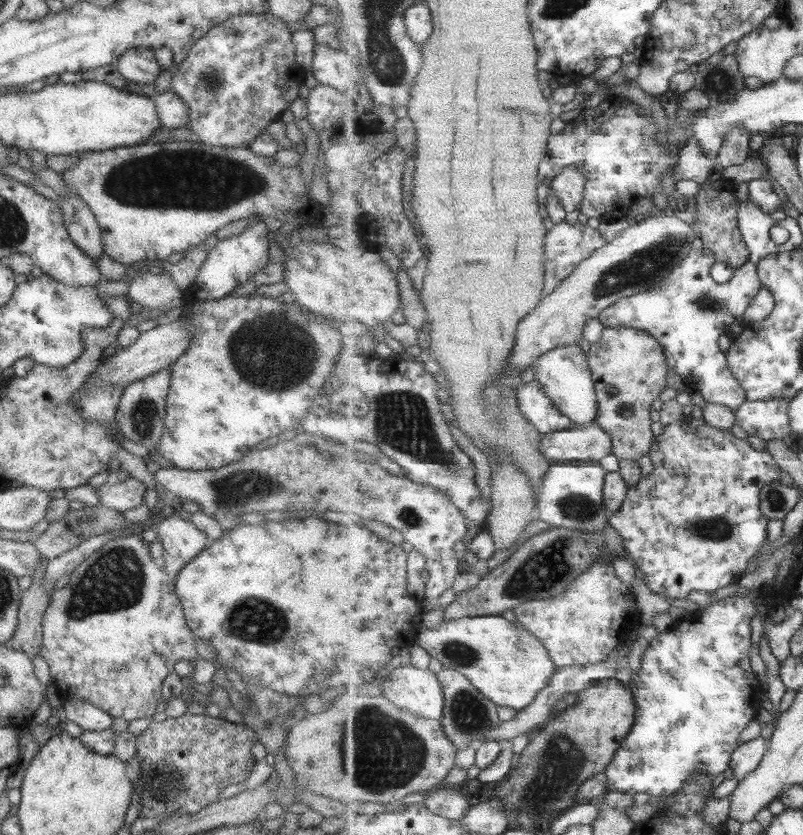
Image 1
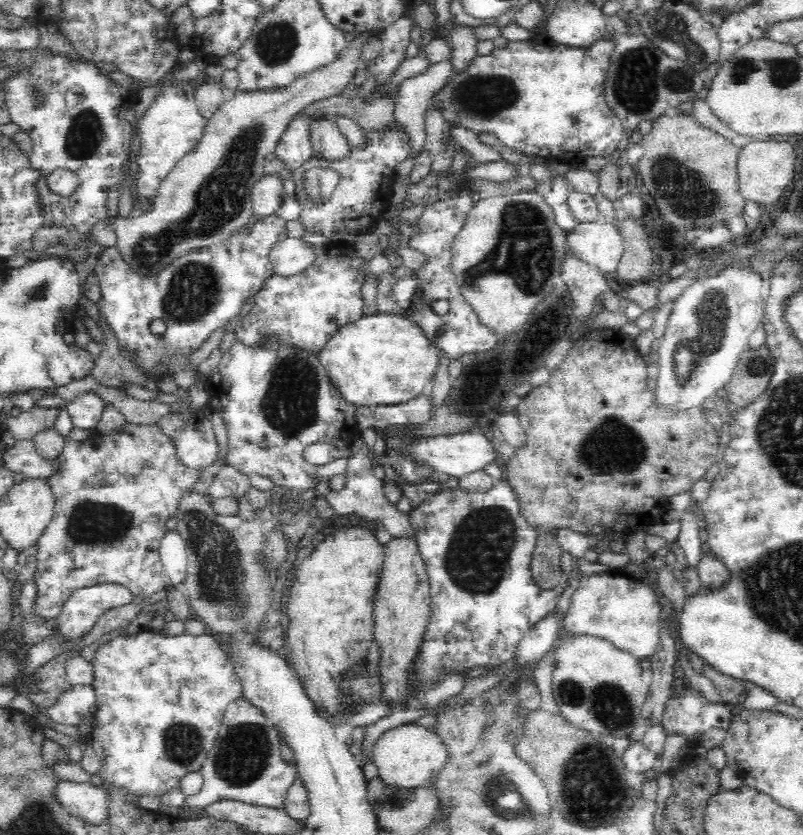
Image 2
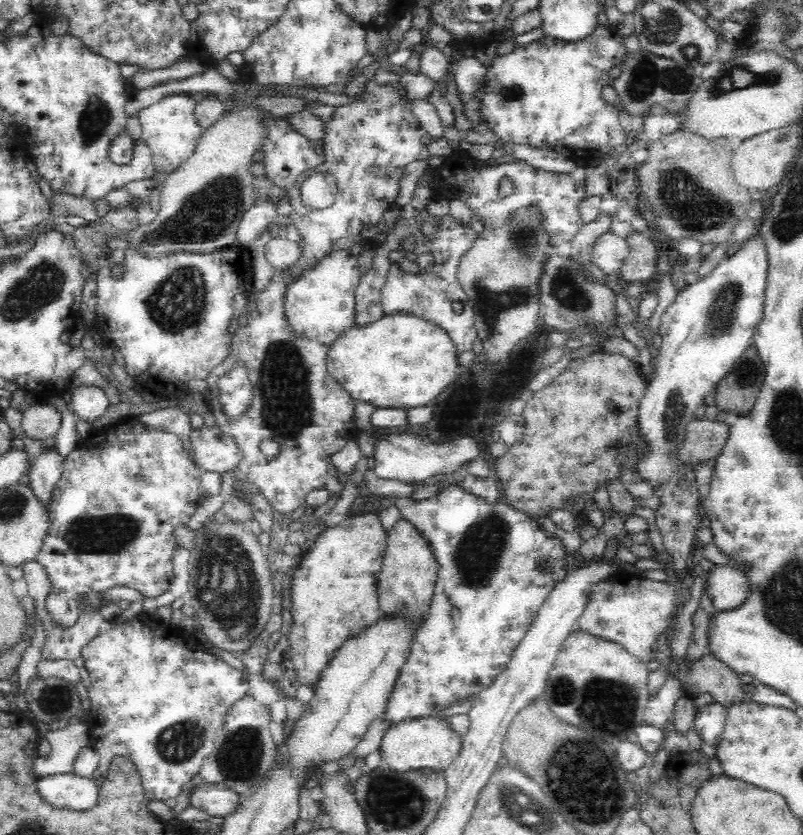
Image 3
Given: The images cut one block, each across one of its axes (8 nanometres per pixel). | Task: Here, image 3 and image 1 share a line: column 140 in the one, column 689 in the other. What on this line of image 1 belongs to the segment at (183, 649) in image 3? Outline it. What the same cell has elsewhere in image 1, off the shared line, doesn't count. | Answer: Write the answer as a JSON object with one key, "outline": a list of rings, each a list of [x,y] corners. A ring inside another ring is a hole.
{"outline":[[[754,595],[750,597],[725,597],[717,600],[706,607],[701,607],[693,613],[688,614],[682,621],[678,622],[678,628],[674,631],[660,633],[656,640],[651,641],[649,649],[643,656],[643,665],[640,671],[635,674],[630,686],[632,693],[636,695],[637,701],[637,724],[633,732],[626,737],[624,744],[617,752],[616,758],[610,767],[607,768],[608,791],[621,791],[630,795],[647,793],[651,797],[675,797],[691,782],[691,778],[697,772],[705,772],[711,778],[722,776],[733,762],[734,753],[741,747],[742,734],[748,730],[750,722],[756,720],[758,712],[756,705],[761,702],[763,695],[763,686],[752,668],[752,617],[755,614],[760,615]]]}

